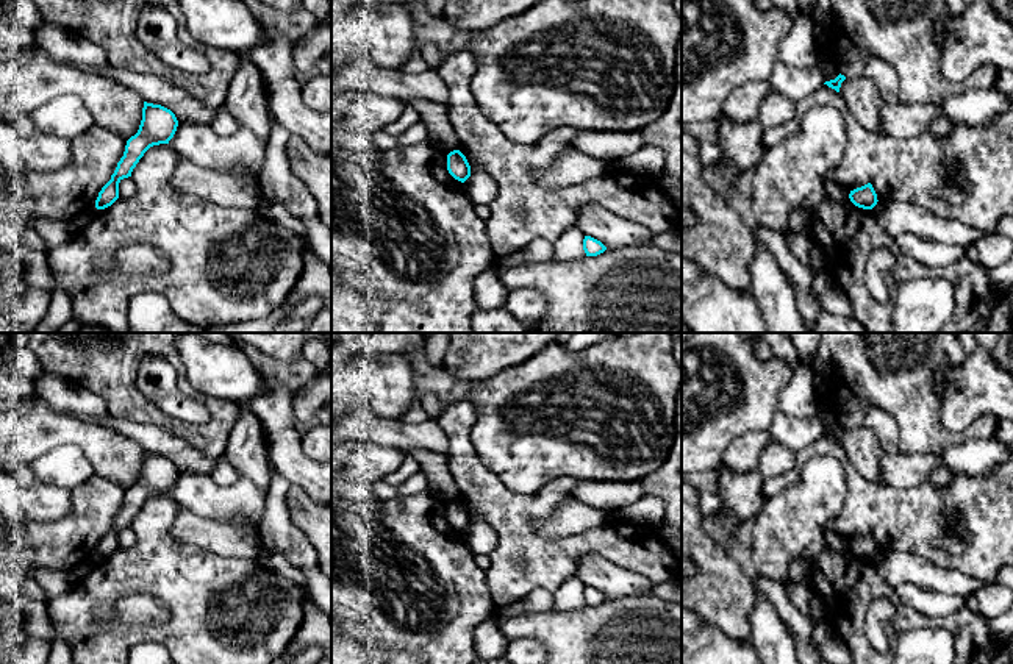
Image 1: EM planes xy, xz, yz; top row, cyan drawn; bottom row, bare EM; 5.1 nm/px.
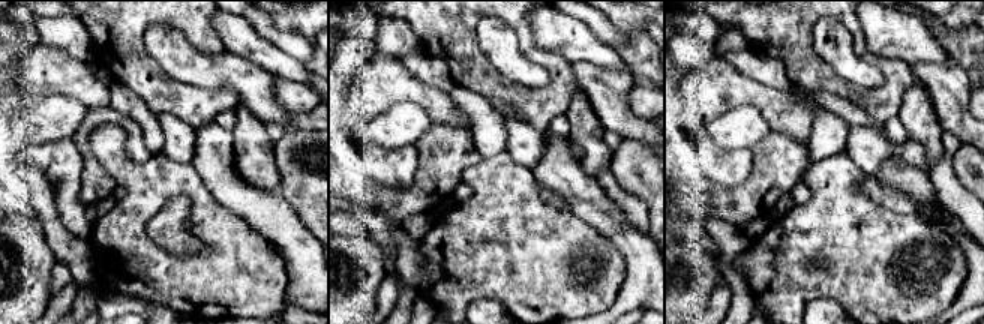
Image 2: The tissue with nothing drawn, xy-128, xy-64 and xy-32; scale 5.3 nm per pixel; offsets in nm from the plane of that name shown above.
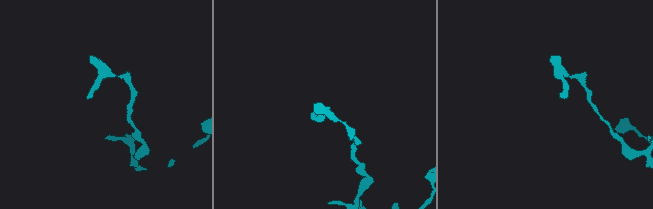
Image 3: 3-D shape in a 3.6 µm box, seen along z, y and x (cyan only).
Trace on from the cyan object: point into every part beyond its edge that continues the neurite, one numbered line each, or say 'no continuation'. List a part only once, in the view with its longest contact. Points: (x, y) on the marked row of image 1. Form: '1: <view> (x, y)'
no continuation

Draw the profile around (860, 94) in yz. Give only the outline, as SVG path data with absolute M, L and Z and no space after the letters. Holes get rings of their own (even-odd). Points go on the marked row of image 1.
M863 75L857 78L846 78L841 83L839 94L843 95L855 120L863 128L883 134L879 127L882 97L872 80Z

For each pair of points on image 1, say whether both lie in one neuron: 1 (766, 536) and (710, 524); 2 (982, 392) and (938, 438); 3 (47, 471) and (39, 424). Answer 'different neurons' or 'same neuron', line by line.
1: different neurons
2: different neurons
3: different neurons

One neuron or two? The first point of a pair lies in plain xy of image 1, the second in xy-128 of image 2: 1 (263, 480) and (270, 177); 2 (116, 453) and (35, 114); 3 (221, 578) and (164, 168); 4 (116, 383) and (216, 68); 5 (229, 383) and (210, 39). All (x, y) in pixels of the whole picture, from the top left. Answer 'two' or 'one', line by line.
1: one
2: two
3: one
4: two
5: two

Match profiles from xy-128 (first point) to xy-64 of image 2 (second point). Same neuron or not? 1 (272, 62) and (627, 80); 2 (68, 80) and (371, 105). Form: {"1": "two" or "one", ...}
{"1": "two", "2": "one"}

